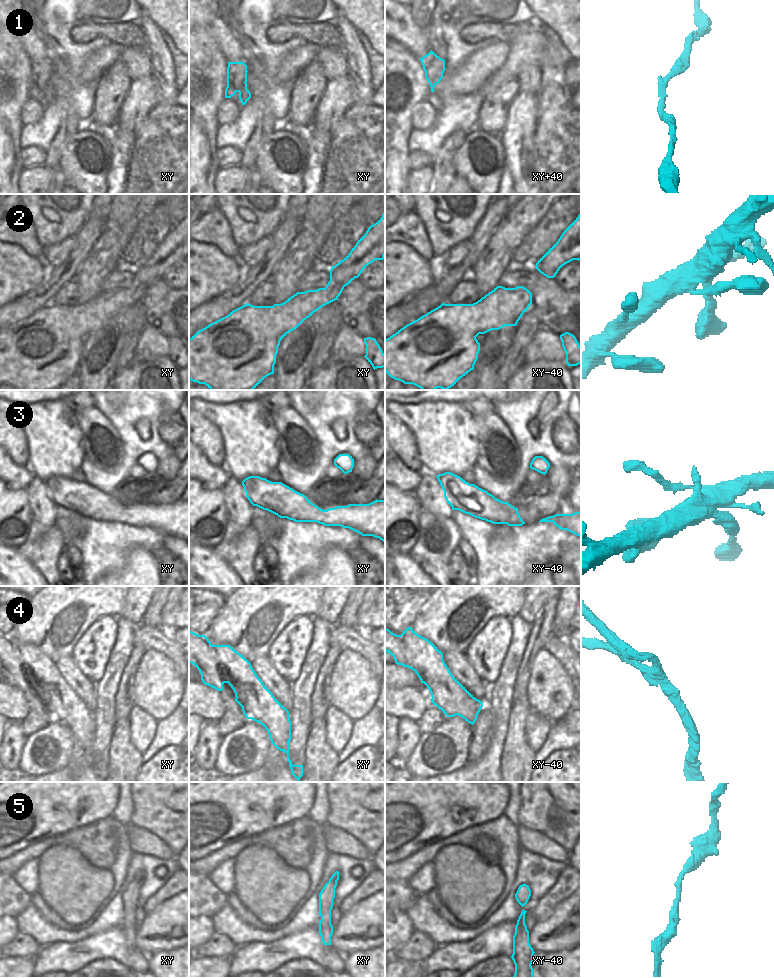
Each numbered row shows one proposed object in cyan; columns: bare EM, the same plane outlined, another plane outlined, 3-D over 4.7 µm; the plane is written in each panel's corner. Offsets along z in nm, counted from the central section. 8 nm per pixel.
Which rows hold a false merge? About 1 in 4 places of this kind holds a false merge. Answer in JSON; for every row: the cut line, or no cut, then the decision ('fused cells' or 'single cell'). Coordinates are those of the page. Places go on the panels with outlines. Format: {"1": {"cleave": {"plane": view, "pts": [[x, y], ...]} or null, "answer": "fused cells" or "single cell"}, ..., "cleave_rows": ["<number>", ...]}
{"1": {"cleave": null, "answer": "single cell"}, "2": {"cleave": null, "answer": "single cell"}, "3": {"cleave": {"plane": "xy", "pts": [[324, 510], [324, 518], [321, 523]]}, "answer": "fused cells"}, "4": {"cleave": {"plane": "xy-40", "pts": [[400, 635], [406, 657], [426, 674], [425, 684]]}, "answer": "fused cells"}, "5": {"cleave": null, "answer": "single cell"}, "cleave_rows": ["3", "4"]}

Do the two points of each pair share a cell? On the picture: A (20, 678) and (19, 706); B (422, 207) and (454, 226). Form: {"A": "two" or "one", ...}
{"A": "two", "B": "one"}

